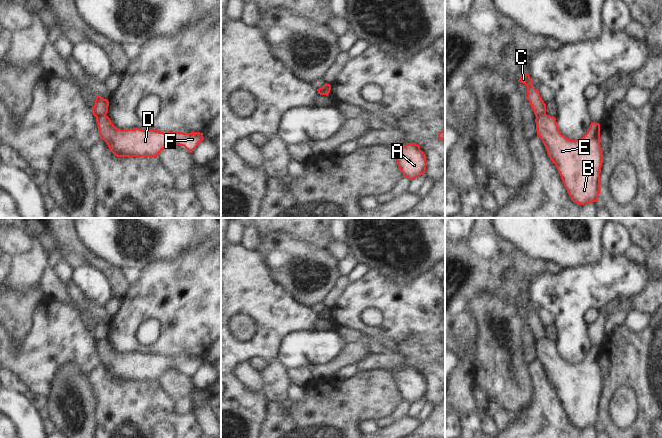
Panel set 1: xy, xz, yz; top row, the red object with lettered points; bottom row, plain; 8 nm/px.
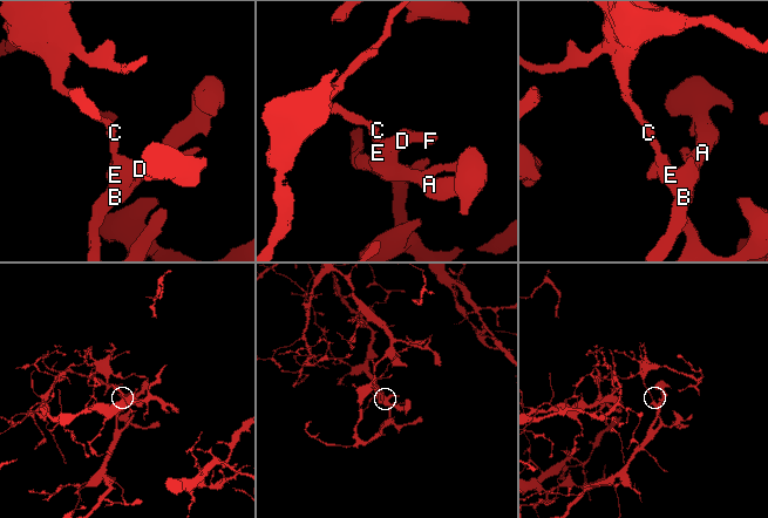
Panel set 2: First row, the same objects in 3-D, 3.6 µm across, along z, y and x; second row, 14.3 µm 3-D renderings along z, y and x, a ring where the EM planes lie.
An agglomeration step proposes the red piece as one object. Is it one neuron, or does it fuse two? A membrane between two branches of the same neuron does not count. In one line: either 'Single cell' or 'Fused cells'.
Fused cells.

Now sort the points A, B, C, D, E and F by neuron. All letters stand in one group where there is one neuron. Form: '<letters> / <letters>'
A B D E F / C

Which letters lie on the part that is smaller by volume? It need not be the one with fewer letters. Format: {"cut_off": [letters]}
{"cut_off": ["C"]}

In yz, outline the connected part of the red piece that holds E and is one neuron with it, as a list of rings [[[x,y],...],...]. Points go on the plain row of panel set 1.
[[[542,338],[536,341],[535,346],[537,359],[542,364],[550,384],[555,388],[571,424],[579,429],[598,426],[603,386],[600,348],[591,346],[587,357],[582,362],[570,364],[559,355],[555,341]]]

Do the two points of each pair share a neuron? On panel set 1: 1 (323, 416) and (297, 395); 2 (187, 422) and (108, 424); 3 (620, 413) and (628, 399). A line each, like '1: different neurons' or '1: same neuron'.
1: different neurons
2: same neuron
3: same neuron

